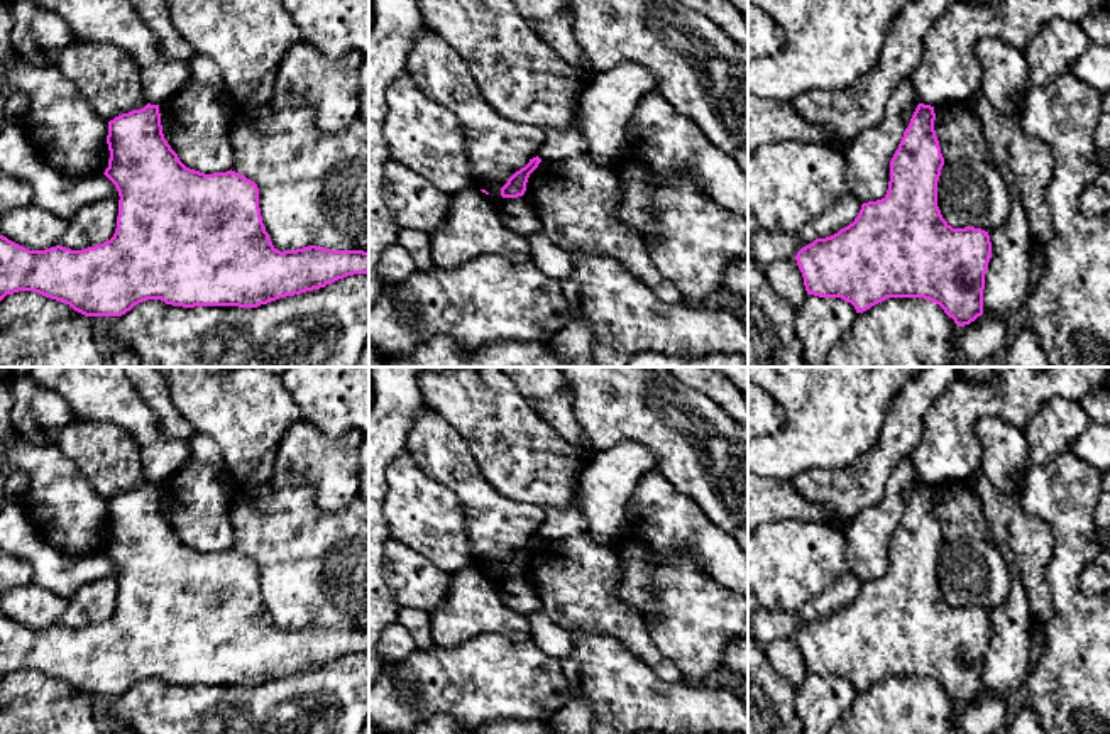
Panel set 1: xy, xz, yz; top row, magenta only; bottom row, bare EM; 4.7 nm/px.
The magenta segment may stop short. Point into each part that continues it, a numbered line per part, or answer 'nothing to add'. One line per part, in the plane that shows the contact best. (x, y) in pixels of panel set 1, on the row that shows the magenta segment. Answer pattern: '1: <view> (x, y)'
nothing to add

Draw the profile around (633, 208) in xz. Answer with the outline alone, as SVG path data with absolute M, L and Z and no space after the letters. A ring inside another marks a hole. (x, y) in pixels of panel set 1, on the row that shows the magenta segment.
M624 156L614 164L621 189L616 216L643 238L657 230L651 211L650 167Z

